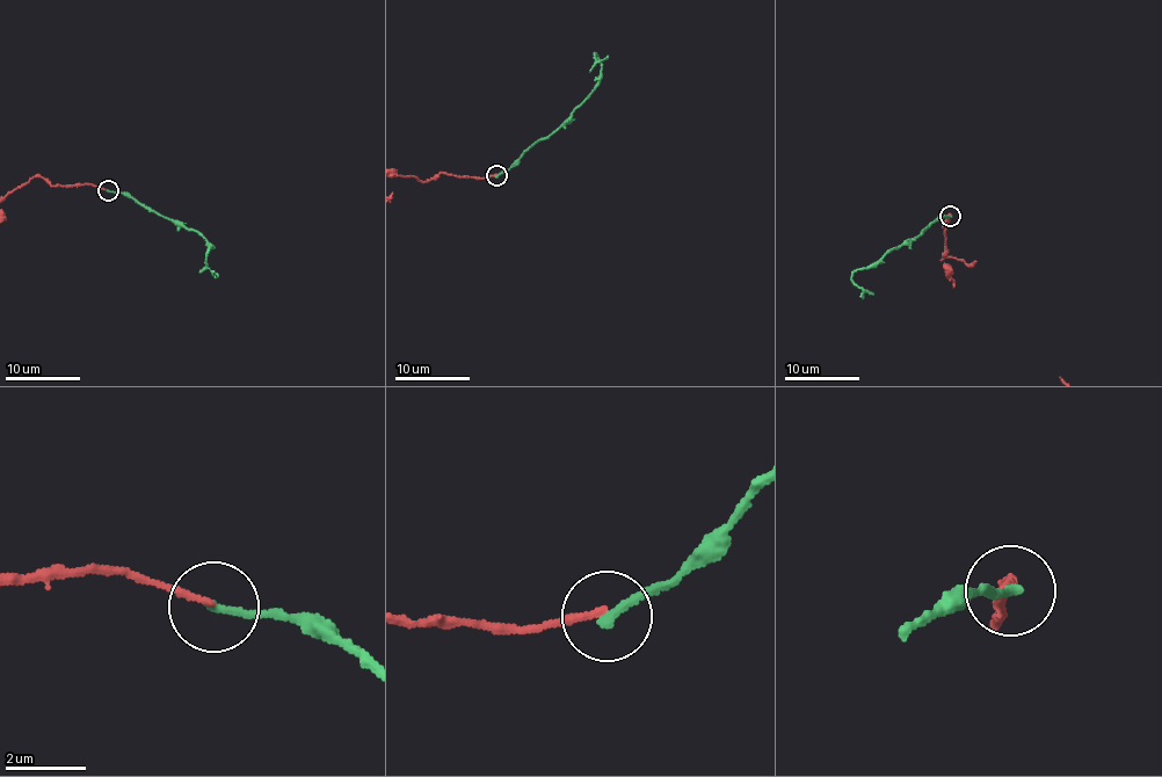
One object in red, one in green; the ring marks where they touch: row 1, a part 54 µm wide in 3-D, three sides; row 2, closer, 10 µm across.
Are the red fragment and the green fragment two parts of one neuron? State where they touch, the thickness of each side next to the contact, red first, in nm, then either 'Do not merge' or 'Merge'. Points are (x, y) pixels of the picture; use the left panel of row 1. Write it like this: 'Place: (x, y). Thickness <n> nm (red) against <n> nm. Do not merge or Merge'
Place: (108, 190). Thickness 160 nm (red) against 240 nm. Do not merge

